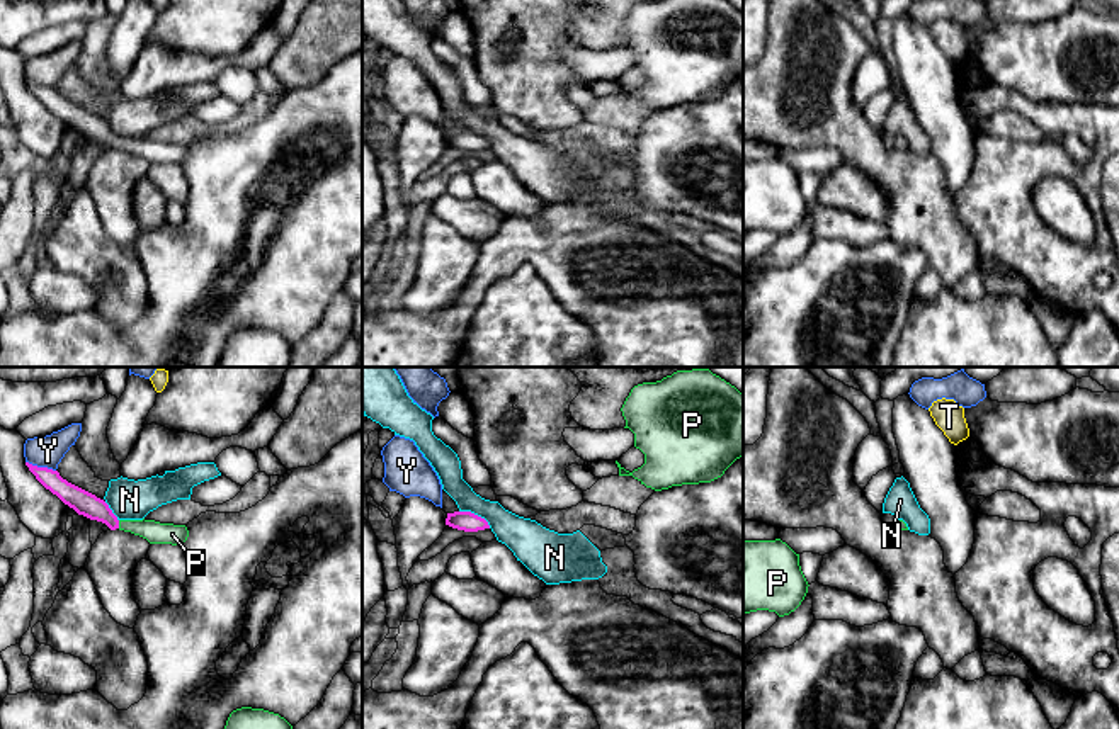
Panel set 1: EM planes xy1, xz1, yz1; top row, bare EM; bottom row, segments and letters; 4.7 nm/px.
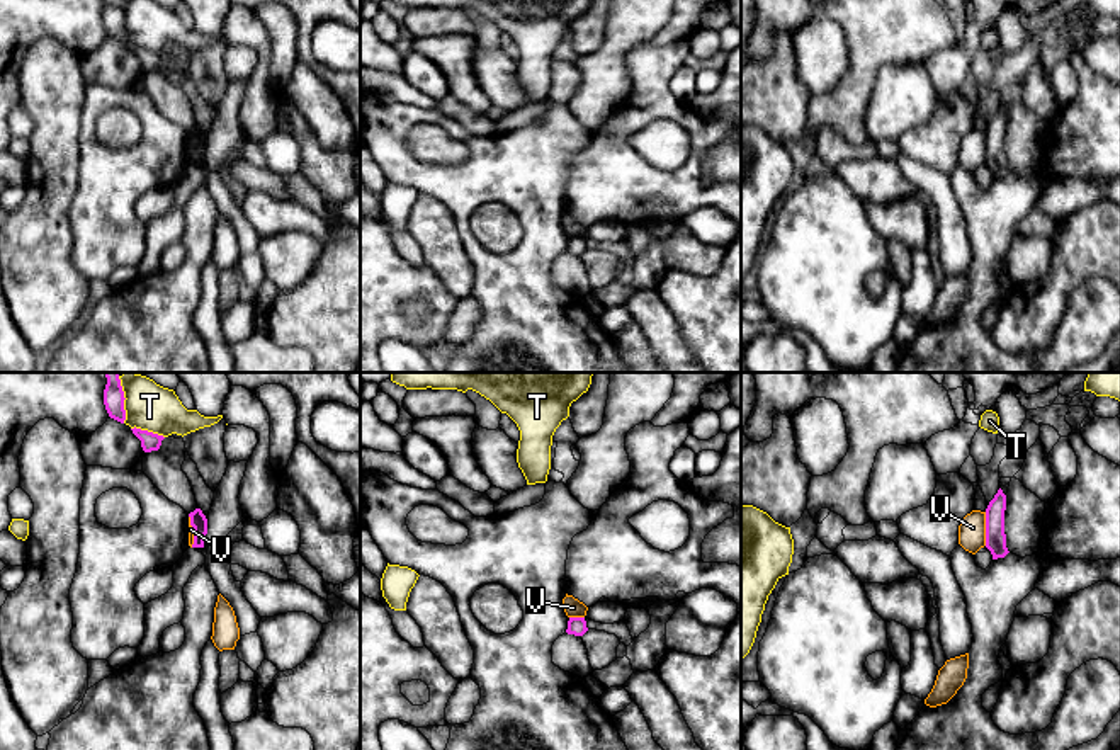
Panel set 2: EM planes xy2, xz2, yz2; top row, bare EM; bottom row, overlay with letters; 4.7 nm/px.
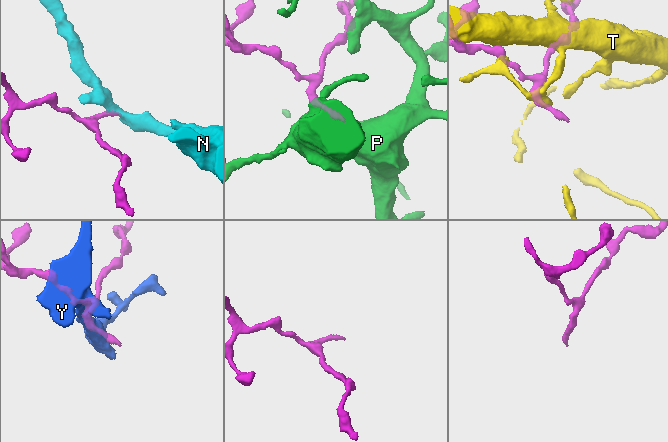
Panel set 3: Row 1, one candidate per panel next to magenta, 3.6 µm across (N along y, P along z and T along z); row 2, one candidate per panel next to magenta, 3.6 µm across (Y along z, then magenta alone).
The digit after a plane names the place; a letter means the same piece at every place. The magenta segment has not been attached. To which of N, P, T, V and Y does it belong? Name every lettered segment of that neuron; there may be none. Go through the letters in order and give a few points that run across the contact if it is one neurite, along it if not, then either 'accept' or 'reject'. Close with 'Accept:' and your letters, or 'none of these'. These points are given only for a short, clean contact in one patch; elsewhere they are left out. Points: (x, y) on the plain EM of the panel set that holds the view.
N: line xz1 (460, 129), (480, 135), (490, 146); reject
P: line xy1 (85, 123), (118, 143), (155, 152); accept
T: reject
V: reject
Y: line xy1 (26, 80), (55, 90); reject
Accept: P

